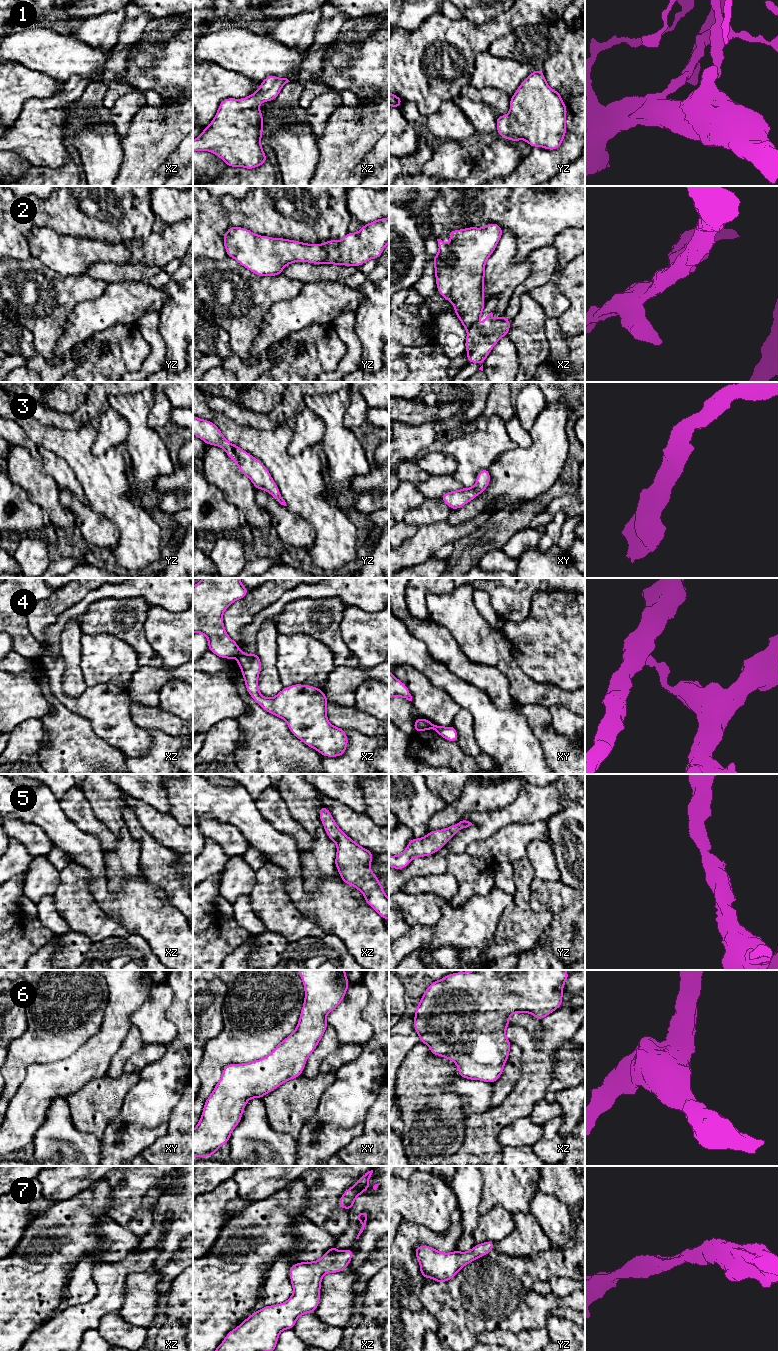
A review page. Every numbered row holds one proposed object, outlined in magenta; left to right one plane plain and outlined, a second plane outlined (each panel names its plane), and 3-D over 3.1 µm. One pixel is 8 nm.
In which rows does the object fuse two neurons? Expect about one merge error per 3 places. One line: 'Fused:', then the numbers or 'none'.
Fused: 2, 4

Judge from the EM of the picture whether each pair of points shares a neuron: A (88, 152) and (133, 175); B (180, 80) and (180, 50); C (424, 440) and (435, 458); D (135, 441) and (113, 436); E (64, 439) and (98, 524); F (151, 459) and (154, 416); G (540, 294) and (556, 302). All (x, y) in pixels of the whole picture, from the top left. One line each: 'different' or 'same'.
A: different
B: same
C: different
D: different
E: different
F: different
G: same

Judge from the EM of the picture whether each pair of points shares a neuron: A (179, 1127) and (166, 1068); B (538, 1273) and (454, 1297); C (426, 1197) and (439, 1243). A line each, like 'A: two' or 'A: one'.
A: two
B: one
C: two

